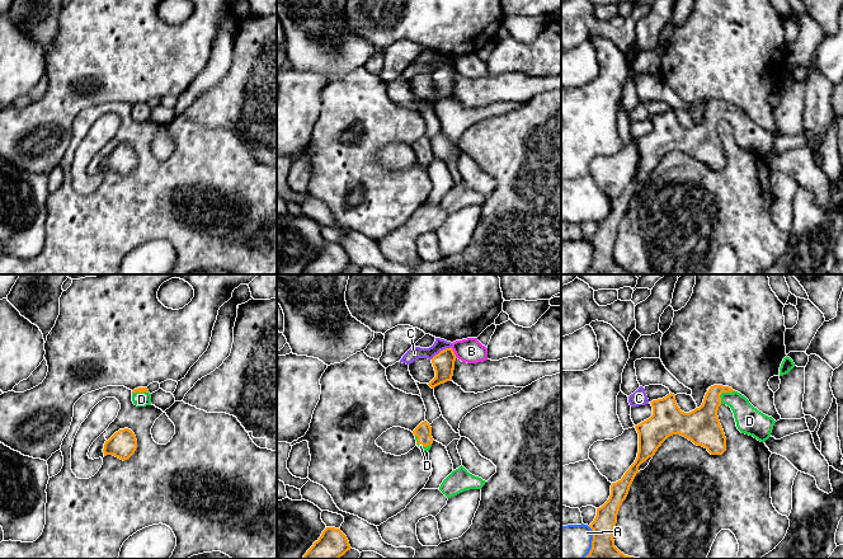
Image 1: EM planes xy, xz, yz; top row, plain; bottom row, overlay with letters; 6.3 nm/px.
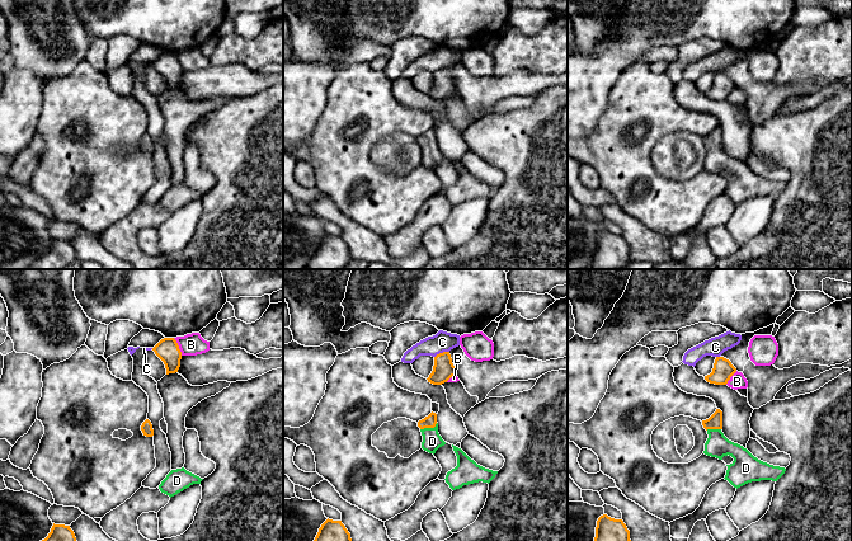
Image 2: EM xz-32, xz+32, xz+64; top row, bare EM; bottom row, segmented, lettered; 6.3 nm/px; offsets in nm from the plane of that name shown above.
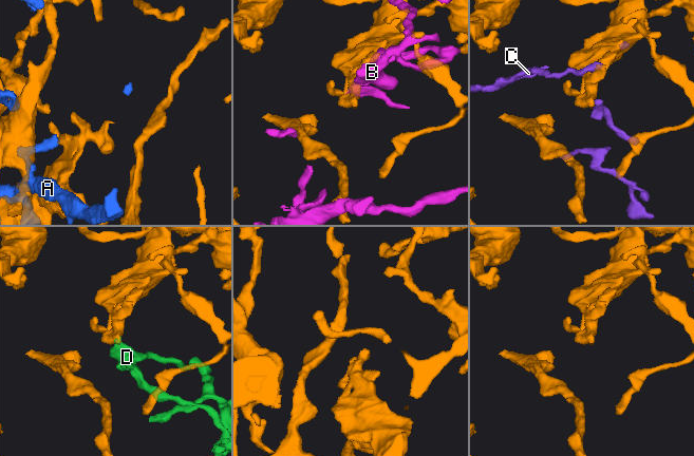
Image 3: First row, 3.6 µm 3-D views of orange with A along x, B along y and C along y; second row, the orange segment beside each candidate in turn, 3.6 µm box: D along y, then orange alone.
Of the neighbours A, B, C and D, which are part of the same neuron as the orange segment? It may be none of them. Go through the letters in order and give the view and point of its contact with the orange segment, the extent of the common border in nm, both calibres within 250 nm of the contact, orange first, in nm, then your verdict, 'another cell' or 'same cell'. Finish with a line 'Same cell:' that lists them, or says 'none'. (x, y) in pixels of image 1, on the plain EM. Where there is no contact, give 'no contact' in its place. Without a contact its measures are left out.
A: yz (592, 258) | 220 nm | 200/300 nm | another cell
B: xz (453, 67) | 80 nm | 140/160 nm | another cell
C: xz (441, 66) | 160 nm | 140/90 nm | another cell
D: yz (723, 107) | 130 nm | 220/170 nm | same cell
Same cell: D

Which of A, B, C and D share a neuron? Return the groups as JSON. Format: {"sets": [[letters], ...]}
{"sets": [["A"], ["B"], ["C"], ["D"]]}

